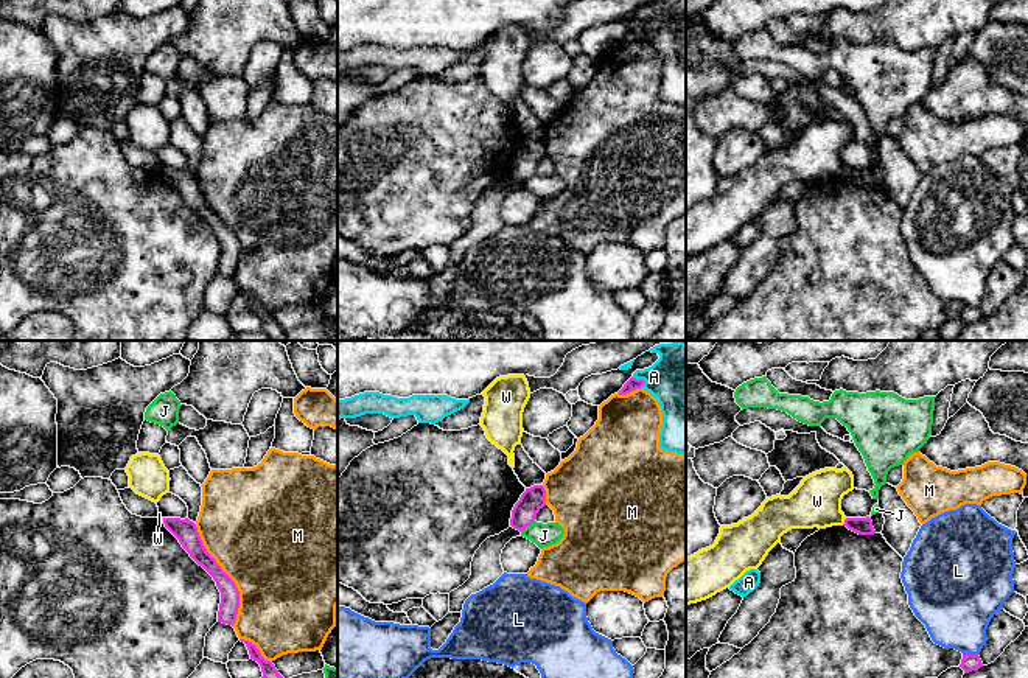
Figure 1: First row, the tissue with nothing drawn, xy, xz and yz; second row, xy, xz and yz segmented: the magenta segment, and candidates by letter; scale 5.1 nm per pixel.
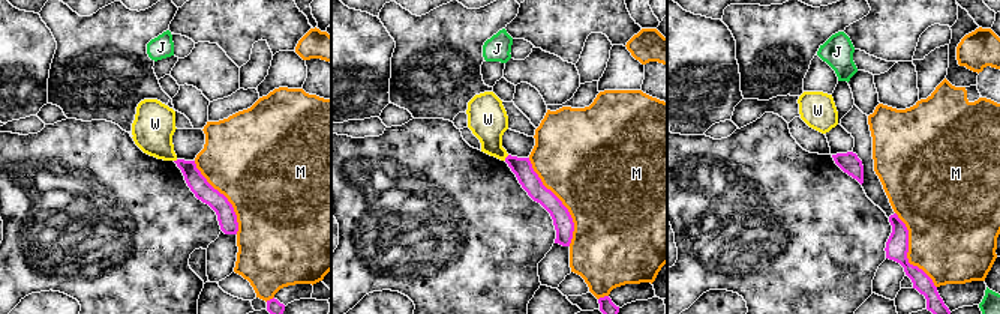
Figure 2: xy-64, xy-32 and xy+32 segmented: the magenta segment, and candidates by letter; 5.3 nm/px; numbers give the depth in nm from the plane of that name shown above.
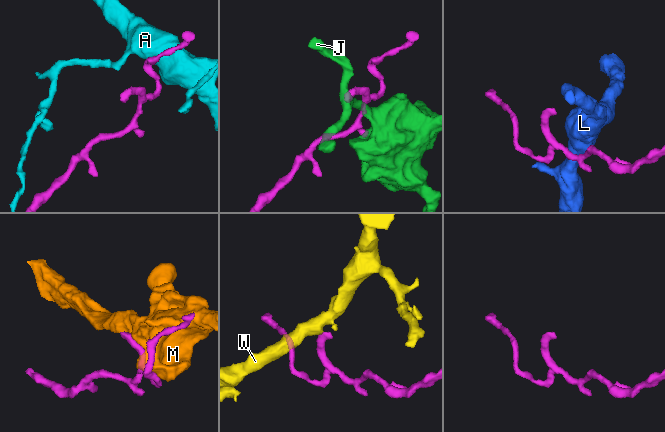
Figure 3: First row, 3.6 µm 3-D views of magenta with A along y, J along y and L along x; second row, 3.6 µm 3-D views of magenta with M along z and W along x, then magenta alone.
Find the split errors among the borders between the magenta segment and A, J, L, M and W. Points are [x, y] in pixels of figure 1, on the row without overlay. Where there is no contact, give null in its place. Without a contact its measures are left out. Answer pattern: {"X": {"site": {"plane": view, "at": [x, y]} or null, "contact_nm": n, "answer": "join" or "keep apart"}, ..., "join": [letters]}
{"A": {"site": {"plane": "xz", "at": [639, 31]}, "contact_nm": 80, "answer": "keep apart"}, "J": {"site": {"plane": "xz", "at": [527, 176]}, "contact_nm": 100, "answer": "keep apart"}, "L": {"site": {"plane": "yz", "at": [968, 305]}, "contact_nm": 80, "answer": "keep apart"}, "M": {"site": {"plane": "xy", "at": [227, 227]}, "contact_nm": 550, "answer": "keep apart"}, "W": {"site": {"plane": "yz", "at": [845, 173]}, "contact_nm": 50, "answer": "keep apart"}, "join": []}

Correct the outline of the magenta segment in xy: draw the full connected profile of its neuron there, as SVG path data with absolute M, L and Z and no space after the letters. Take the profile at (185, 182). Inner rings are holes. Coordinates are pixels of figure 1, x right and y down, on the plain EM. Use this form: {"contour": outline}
{"contour": "M163 170L163 176L179 191L190 208L213 229L221 244L218 274L233 278L240 260L240 243L235 233L207 204L196 176L188 170Z"}

